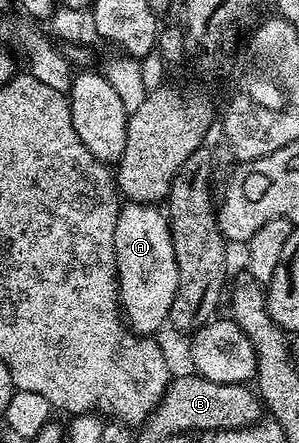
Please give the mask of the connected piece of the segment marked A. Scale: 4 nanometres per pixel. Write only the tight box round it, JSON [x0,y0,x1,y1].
[114,202,178,334]

